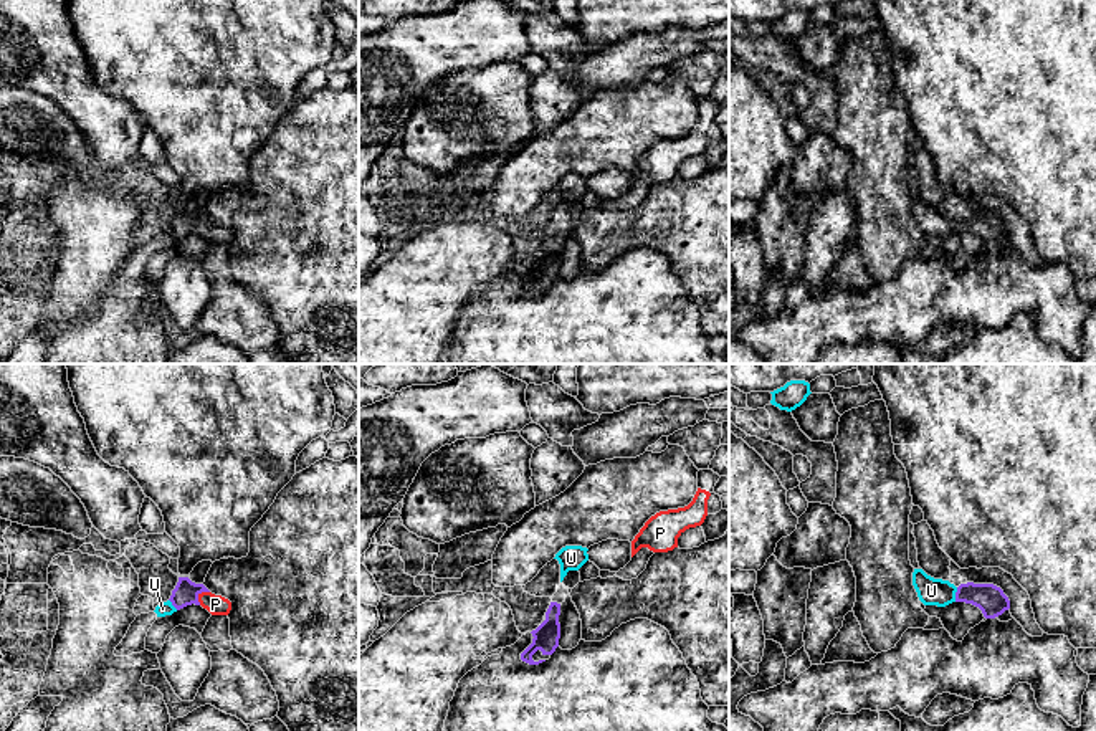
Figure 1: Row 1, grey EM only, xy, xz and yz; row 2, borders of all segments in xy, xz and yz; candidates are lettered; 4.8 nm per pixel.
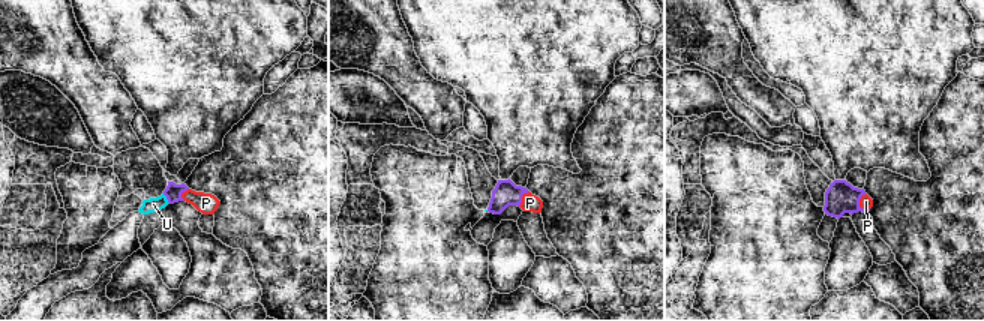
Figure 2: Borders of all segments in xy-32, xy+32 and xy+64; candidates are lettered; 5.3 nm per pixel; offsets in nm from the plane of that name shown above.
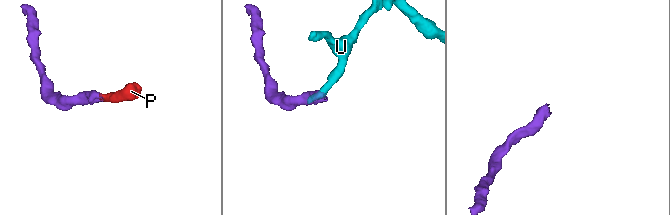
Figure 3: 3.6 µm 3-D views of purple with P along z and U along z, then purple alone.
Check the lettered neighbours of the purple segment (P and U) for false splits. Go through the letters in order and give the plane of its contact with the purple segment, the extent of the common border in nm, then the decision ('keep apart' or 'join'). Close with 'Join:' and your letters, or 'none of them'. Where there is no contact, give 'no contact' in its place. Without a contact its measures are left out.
P: contact in xy; length 90 nm; join
U: contact in yz; length 70 nm; keep apart
Join: P

